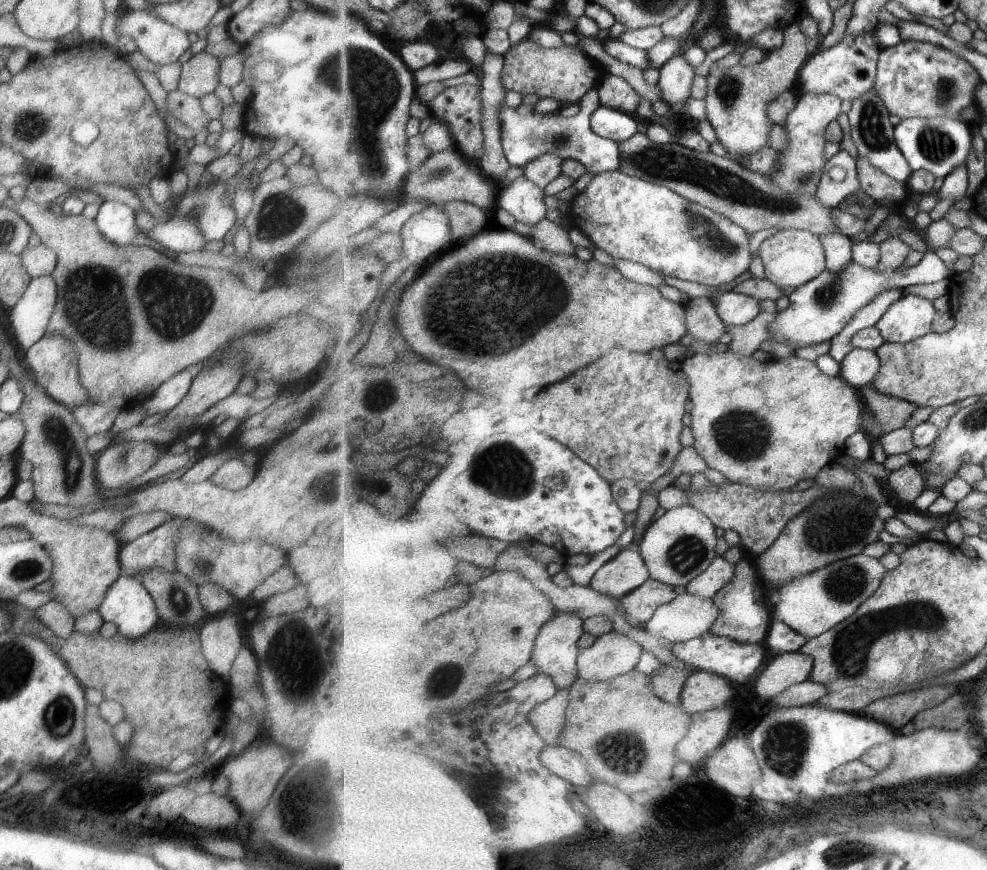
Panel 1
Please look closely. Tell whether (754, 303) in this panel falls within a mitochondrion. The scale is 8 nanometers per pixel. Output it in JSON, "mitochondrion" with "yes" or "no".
{"mitochondrion":"no"}

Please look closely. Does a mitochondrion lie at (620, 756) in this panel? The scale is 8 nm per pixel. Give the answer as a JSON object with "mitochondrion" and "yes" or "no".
{"mitochondrion":"yes"}

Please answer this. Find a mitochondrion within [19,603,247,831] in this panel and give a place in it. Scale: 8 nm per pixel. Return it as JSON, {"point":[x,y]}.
{"point":[60,719]}

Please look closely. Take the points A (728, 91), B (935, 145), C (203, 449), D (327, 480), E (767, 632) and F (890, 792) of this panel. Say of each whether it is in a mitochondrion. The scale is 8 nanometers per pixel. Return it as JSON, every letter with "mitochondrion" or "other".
{"A":"mitochondrion","B":"mitochondrion","C":"other","D":"mitochondrion","E":"other","F":"other"}

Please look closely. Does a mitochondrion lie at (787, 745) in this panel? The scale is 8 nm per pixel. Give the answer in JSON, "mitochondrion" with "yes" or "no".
{"mitochondrion":"yes"}

